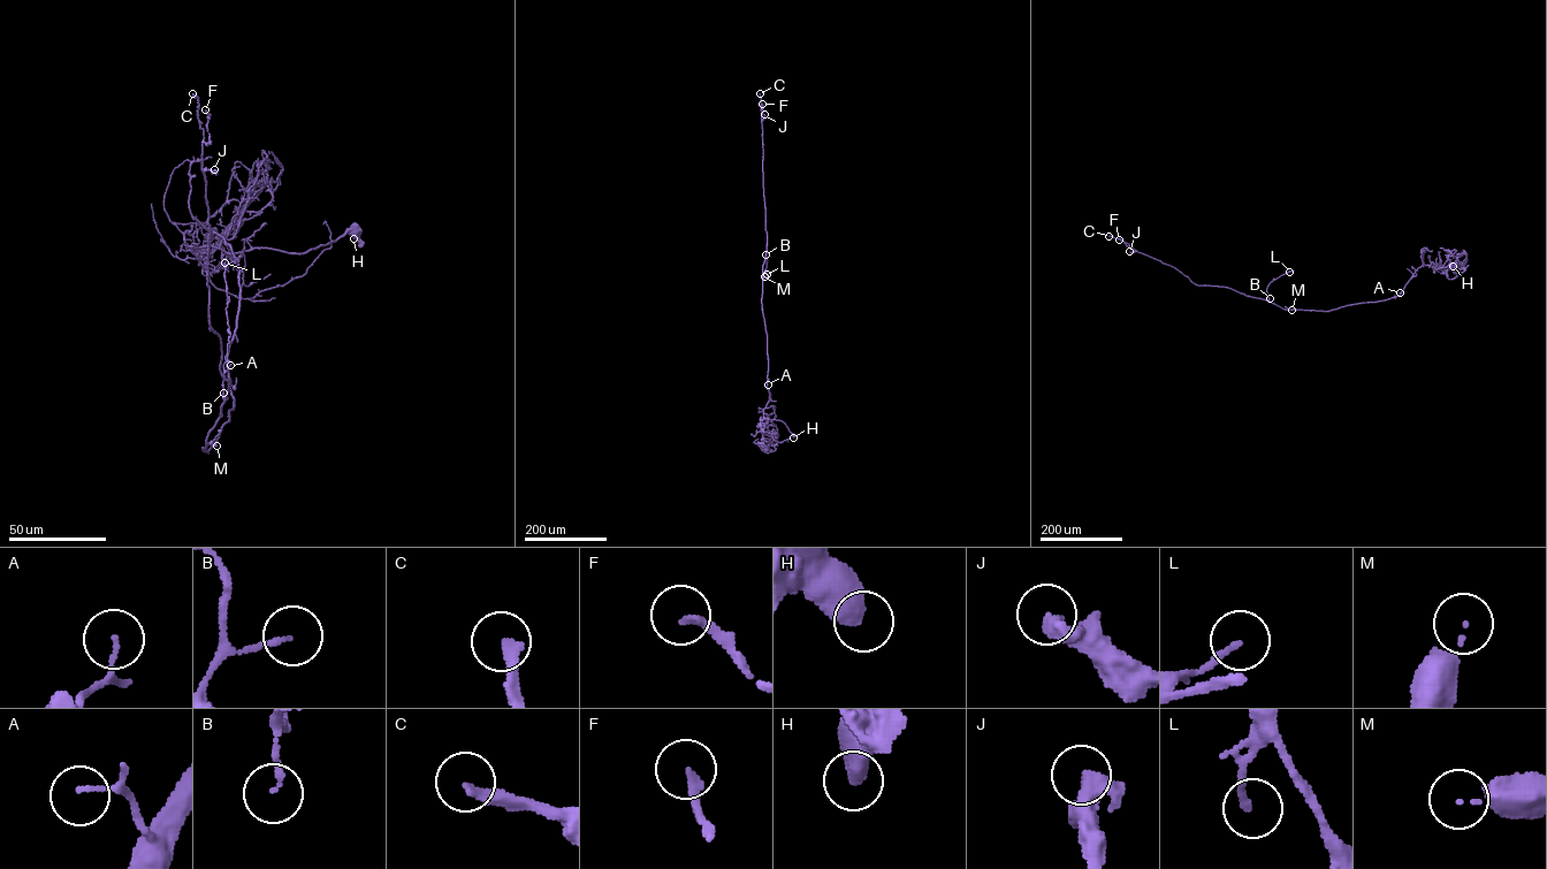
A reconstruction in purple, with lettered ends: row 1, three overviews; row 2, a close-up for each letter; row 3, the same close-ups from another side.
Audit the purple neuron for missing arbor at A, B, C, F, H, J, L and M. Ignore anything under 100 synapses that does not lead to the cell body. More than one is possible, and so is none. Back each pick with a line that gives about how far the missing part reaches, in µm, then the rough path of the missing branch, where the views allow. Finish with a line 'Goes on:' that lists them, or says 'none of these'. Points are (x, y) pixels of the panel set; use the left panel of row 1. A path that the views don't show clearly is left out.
C: 70 µm | (192, 93), (190, 73), (219, 53), (213, 30), (223, 20)
F: 120 µm | (205, 109), (193, 114), (197, 85), (164, 44), (146, 46), (139, 63)
Goes on: C, F

